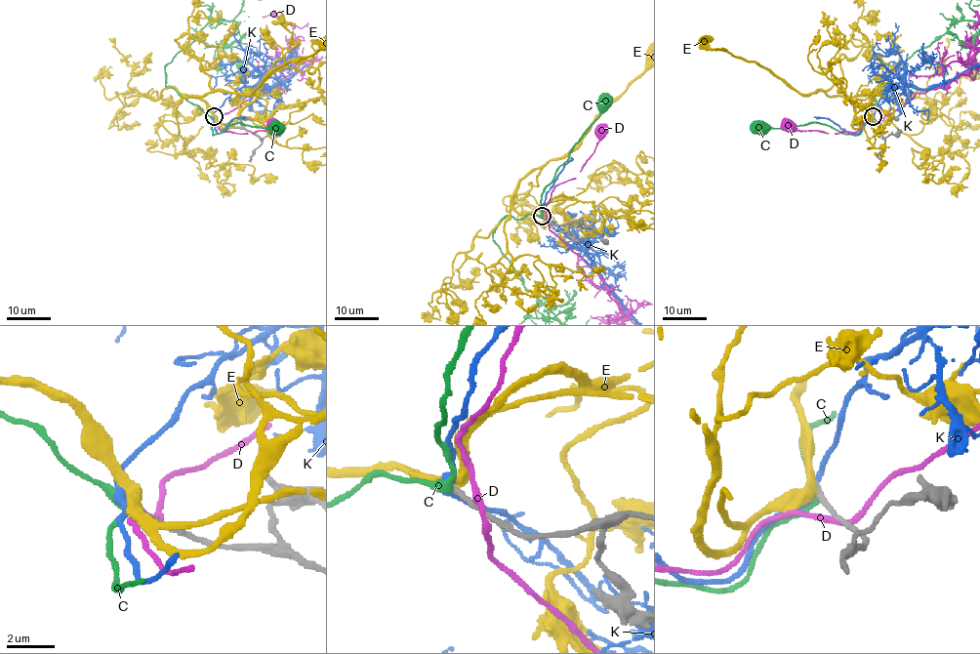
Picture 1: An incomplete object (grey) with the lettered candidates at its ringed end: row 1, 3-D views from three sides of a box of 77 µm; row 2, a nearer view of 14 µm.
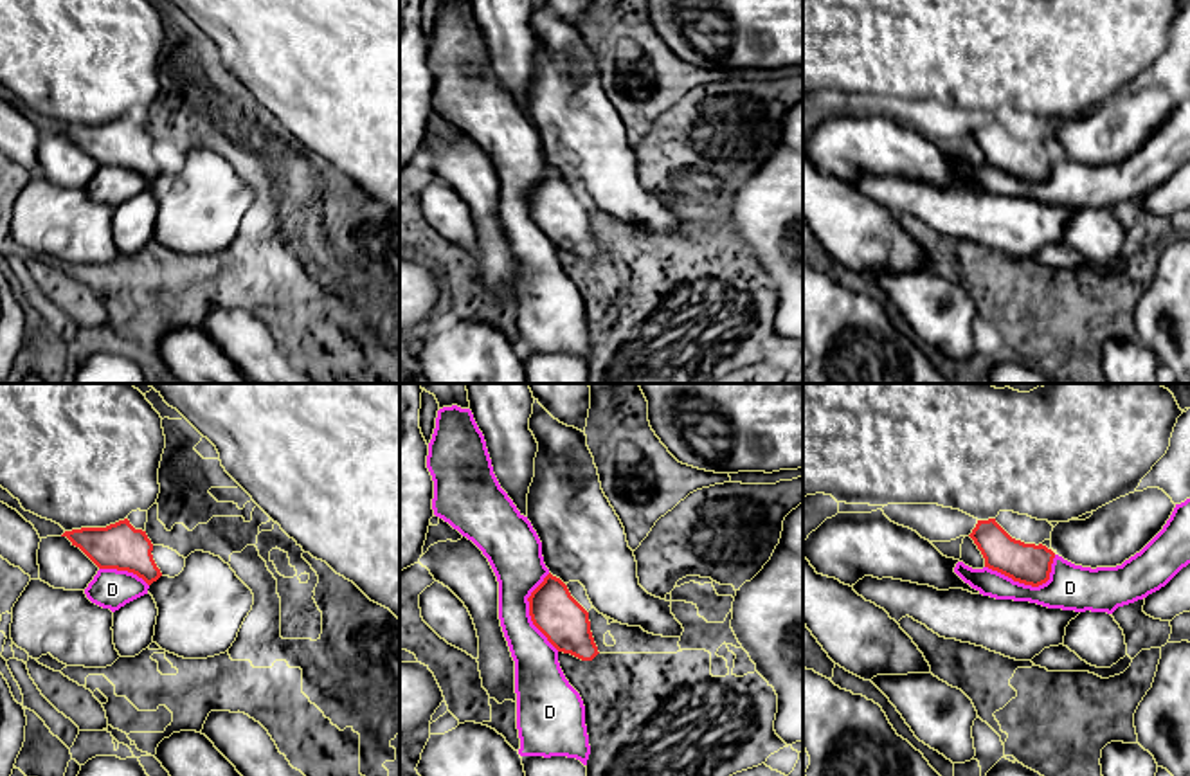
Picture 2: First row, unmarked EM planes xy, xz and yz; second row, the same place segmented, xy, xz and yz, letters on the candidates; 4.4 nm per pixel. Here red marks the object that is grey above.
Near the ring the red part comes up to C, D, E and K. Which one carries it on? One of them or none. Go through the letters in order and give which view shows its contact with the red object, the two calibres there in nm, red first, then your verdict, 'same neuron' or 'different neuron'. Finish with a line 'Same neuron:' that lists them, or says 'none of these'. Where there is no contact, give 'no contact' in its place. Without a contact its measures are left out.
C: no contact; different neuron
D: contact in yz; calibres 180 and 200 nm; different neuron
E: no contact; same neuron
K: no contact; different neuron
Same neuron: E

